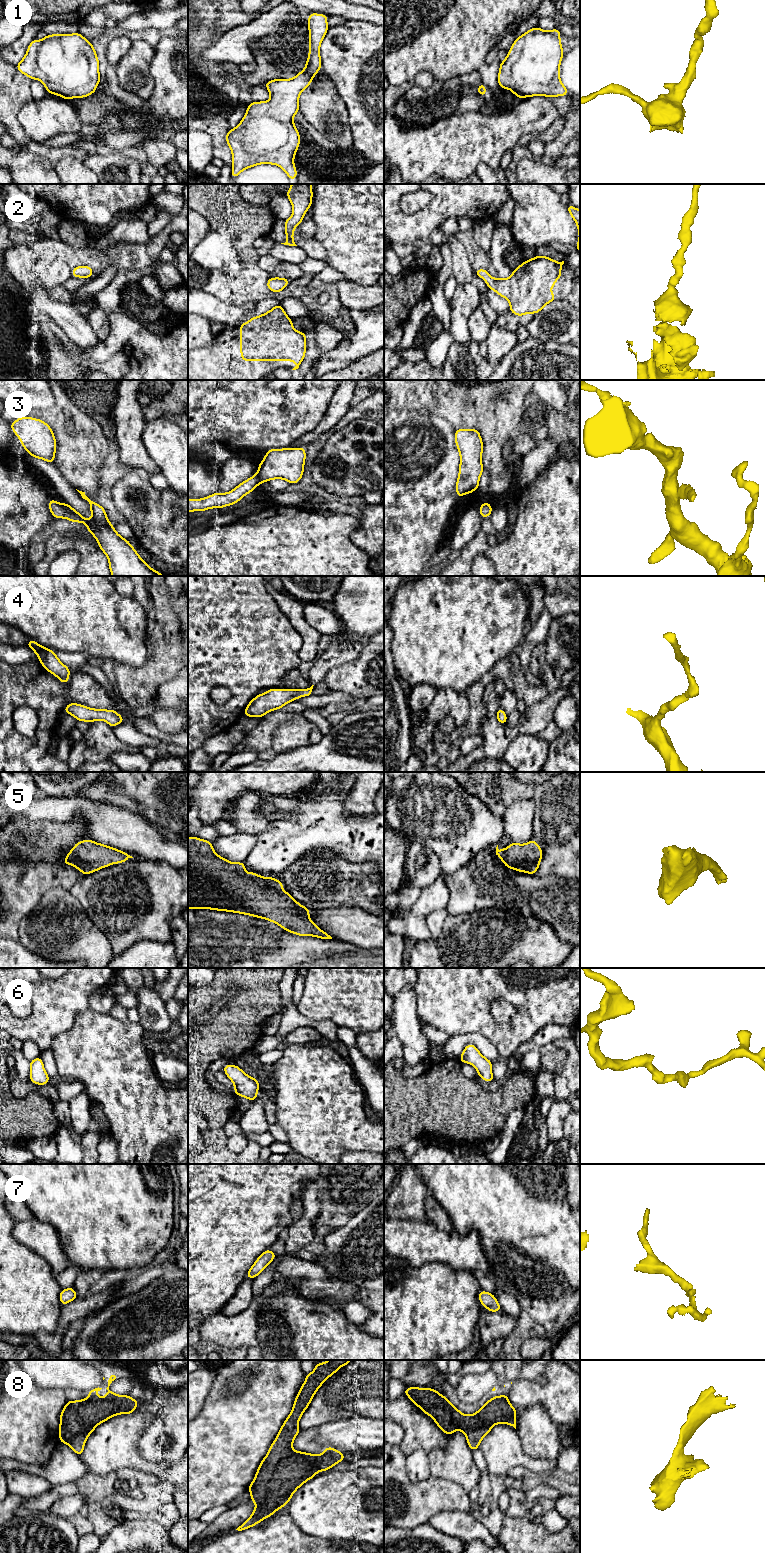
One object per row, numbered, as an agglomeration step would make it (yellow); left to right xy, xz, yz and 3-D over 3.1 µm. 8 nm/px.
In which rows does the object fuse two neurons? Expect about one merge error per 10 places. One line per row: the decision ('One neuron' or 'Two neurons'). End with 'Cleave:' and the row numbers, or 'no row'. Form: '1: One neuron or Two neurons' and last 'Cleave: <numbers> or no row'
1: One neuron
2: One neuron
3: One neuron
4: One neuron
5: One neuron
6: One neuron
7: One neuron
8: One neuron
Cleave: no row

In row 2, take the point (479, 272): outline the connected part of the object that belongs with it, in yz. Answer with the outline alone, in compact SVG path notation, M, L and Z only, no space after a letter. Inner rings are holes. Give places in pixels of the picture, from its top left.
M536 256L528 261L523 261L506 279L492 278L485 269L478 269L474 273L487 283L489 289L508 300L510 311L513 314L523 316L527 313L536 314L546 304L556 300L555 294L551 293L550 290L554 287L556 280L561 278L563 264L564 261L556 262L546 256Z

